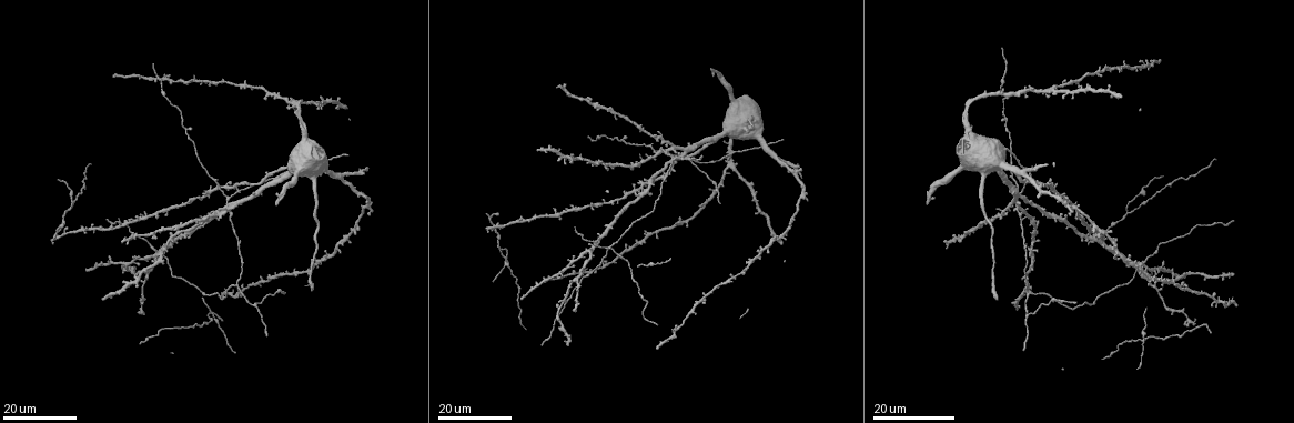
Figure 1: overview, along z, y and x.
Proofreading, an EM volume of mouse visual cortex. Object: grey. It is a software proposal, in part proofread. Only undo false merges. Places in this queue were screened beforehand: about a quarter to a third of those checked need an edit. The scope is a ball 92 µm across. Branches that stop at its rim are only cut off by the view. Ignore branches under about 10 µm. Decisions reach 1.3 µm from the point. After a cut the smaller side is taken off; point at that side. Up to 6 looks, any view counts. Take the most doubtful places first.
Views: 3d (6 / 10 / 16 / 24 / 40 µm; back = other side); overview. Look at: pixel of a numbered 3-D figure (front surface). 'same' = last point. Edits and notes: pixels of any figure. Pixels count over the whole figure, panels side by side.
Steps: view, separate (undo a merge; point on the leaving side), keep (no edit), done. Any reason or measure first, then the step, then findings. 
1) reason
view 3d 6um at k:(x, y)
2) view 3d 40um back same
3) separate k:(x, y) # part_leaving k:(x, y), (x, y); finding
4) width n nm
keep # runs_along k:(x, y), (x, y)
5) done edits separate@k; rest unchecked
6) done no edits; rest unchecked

branch point
view 3d 16um at 1:(1028, 291)

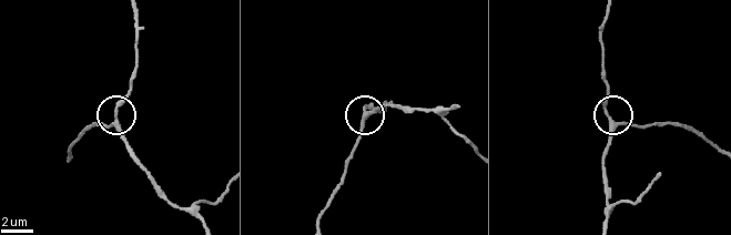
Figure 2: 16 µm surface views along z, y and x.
view 3d 10um at 2:(114, 126)

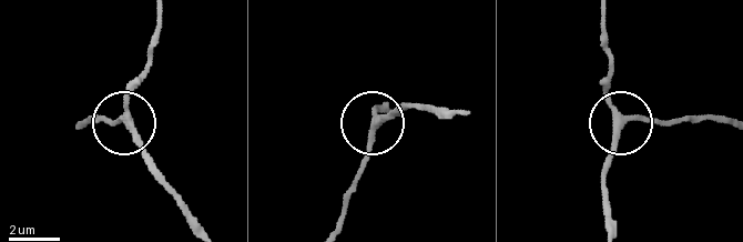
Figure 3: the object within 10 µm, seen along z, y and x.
view 3d 6um at 3:(125, 121)

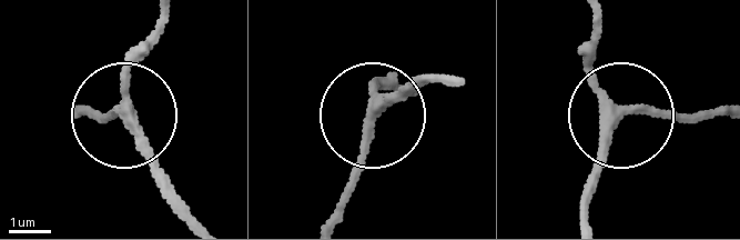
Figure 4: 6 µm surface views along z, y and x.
width 220 nm
keep # runs_along 4:(166, 19), (132, 71), (128, 114), (142, 157), (178, 196); continuous, no second neuron

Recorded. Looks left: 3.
three arms meet
view 3d 16um at 1:(228, 196)

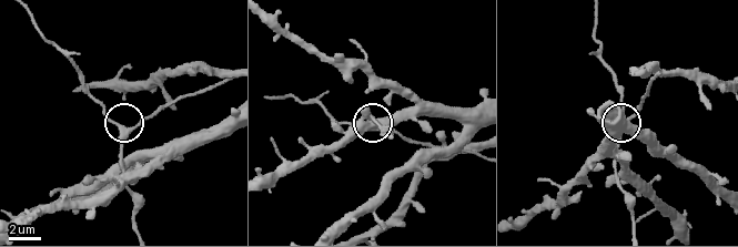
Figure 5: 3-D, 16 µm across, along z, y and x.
closer look
view 3d 6um at 5:(124, 134)

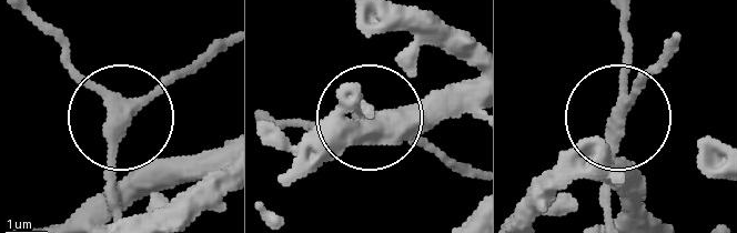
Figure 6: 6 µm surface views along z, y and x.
width 270 nm
keep # all the same neuron

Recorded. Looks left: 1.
done no edits; rest unchecked

